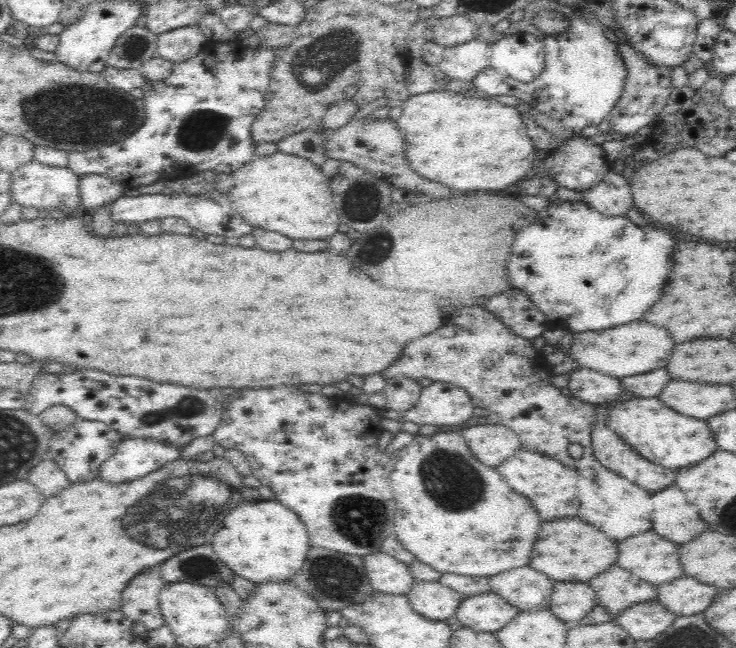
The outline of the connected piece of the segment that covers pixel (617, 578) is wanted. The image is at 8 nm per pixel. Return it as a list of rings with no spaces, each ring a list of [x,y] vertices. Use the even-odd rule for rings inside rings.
[[[616,564],[610,566],[606,572],[590,578],[588,584],[596,593],[597,604],[604,606],[613,618],[632,604],[656,599],[657,585],[638,578]]]

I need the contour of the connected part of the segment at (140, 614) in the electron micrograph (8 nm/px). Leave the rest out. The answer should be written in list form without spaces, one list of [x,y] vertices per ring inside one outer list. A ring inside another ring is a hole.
[[[156,566],[140,572],[121,594],[123,614],[132,623],[145,625],[148,632],[161,628],[165,621],[158,608],[158,596],[165,585]]]

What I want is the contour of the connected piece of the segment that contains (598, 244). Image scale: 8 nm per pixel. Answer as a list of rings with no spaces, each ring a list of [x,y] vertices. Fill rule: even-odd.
[[[559,198],[557,200],[551,199],[546,208],[539,212],[540,214],[538,214],[538,218],[534,220],[534,224],[526,226],[524,230],[520,230],[520,232],[516,234],[516,240],[514,240],[514,244],[512,244],[512,254],[510,254],[510,258],[508,258],[508,276],[510,276],[512,288],[522,290],[522,293],[536,305],[536,309],[544,315],[544,318],[546,318],[546,322],[544,322],[545,328],[562,329],[564,332],[571,333],[608,330],[634,322],[634,320],[640,320],[640,318],[644,316],[644,312],[660,298],[662,286],[666,284],[668,270],[672,268],[670,254],[672,254],[672,248],[674,248],[674,244],[676,244],[676,240],[672,238],[670,232],[664,232],[664,230],[658,230],[658,228],[650,228],[650,226],[638,228],[638,226],[634,226],[627,217],[604,216],[580,201],[563,201]]]

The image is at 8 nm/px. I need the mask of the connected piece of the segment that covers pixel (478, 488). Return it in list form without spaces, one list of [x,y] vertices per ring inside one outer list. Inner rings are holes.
[[[437,432],[431,436],[414,435],[412,443],[395,452],[395,467],[389,476],[396,503],[393,536],[405,550],[416,556],[415,560],[432,566],[440,574],[494,576],[510,568],[526,566],[540,530],[540,518],[530,500],[514,494],[495,467],[488,467],[476,459],[461,434]],[[468,498],[478,498],[478,514],[476,510],[454,506],[470,502]]]

